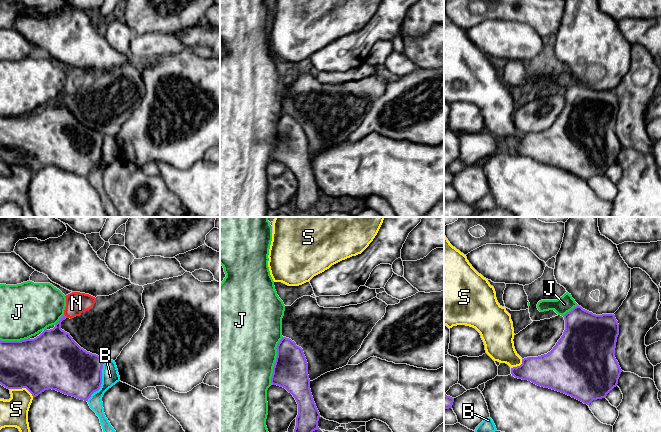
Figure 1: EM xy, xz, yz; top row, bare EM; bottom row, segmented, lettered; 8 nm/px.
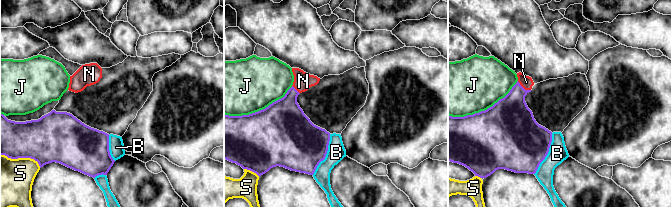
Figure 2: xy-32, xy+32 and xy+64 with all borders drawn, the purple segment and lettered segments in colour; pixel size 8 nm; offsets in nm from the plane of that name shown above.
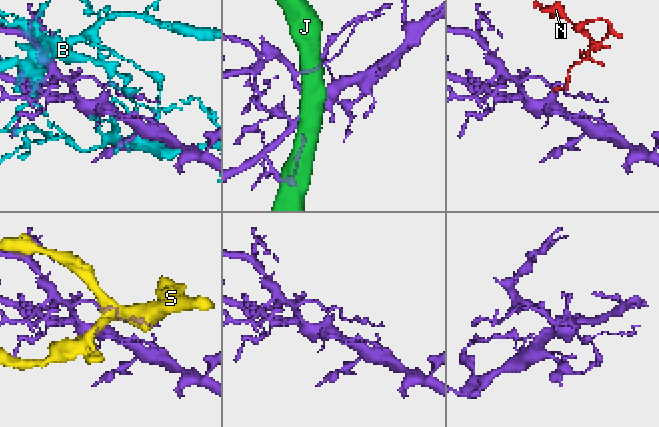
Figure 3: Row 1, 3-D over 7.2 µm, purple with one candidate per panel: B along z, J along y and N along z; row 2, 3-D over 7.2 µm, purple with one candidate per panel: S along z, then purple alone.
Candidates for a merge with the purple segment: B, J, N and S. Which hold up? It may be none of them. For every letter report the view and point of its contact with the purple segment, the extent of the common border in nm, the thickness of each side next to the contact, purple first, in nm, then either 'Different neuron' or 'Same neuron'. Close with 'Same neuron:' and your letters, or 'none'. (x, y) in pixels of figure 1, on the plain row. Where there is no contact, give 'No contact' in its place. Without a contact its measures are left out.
B: Touches purple at xy (101, 157). Shared border 380 nm. Thickness 400 nm (purple) against 140 nm. Different neuron
J: Touches purple at xz (276, 136). Shared border 400 nm. Thickness 280 nm (purple) against 480 nm. Different neuron
N: Touches purple at xy (65, 92). Shared border 40 nm. Thickness 280 nm (purple) against 170 nm. Same neuron
S: Touches purple at xy (22, 163). Shared border 220 nm. Thickness 420 nm (purple) against 220 nm. Different neuron
Same neuron: N

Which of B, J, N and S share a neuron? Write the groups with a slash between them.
B / J / N / S

